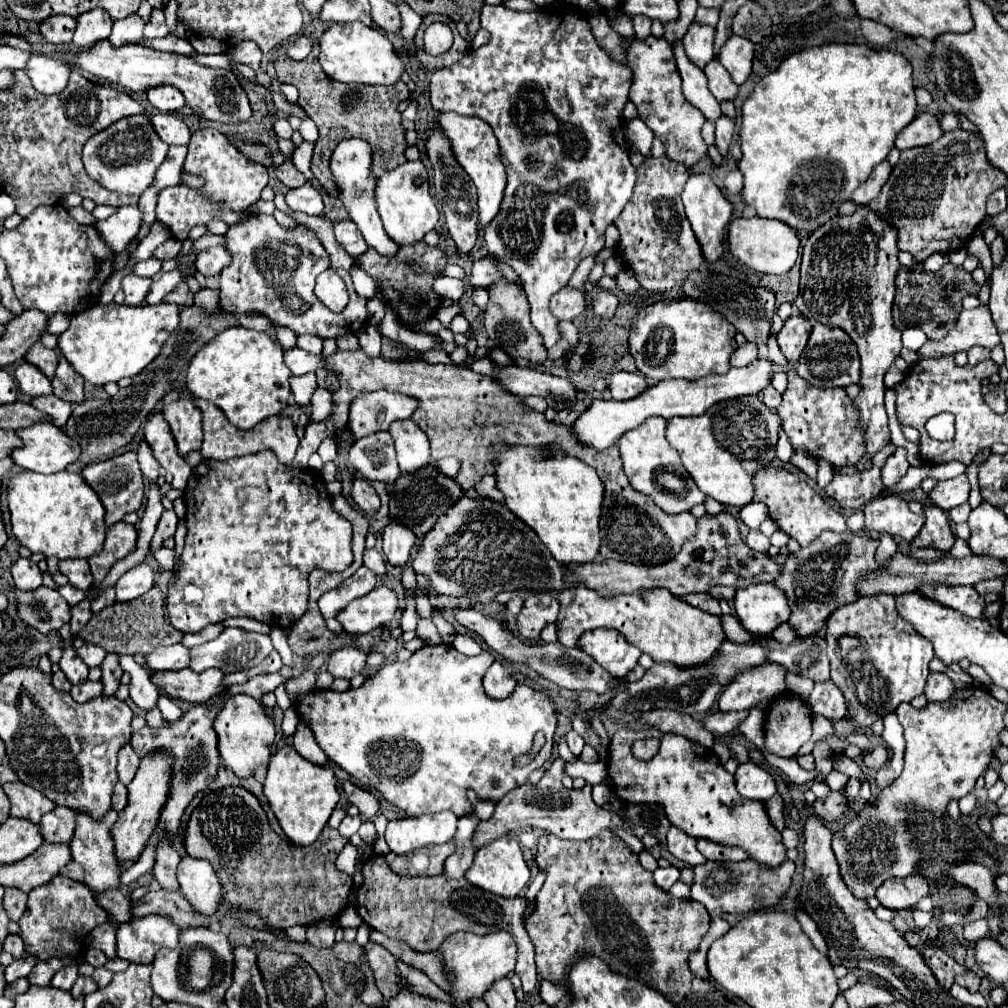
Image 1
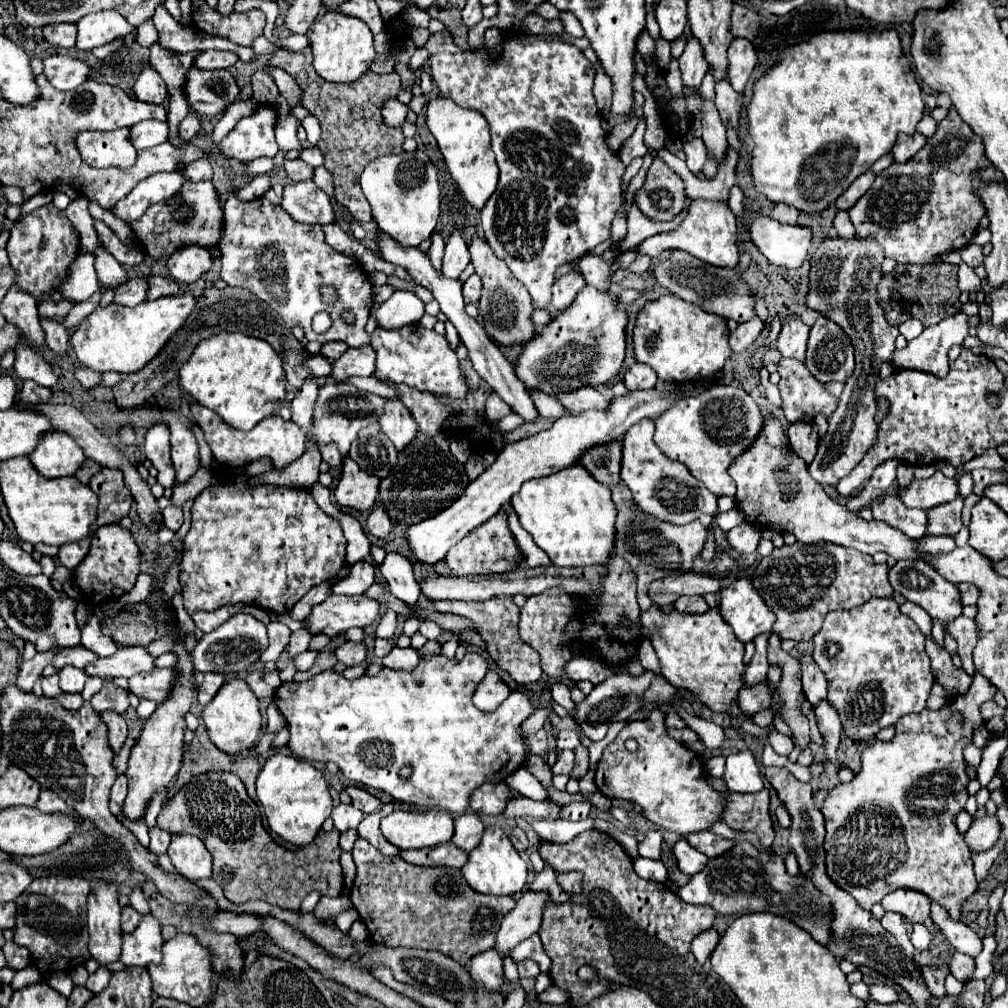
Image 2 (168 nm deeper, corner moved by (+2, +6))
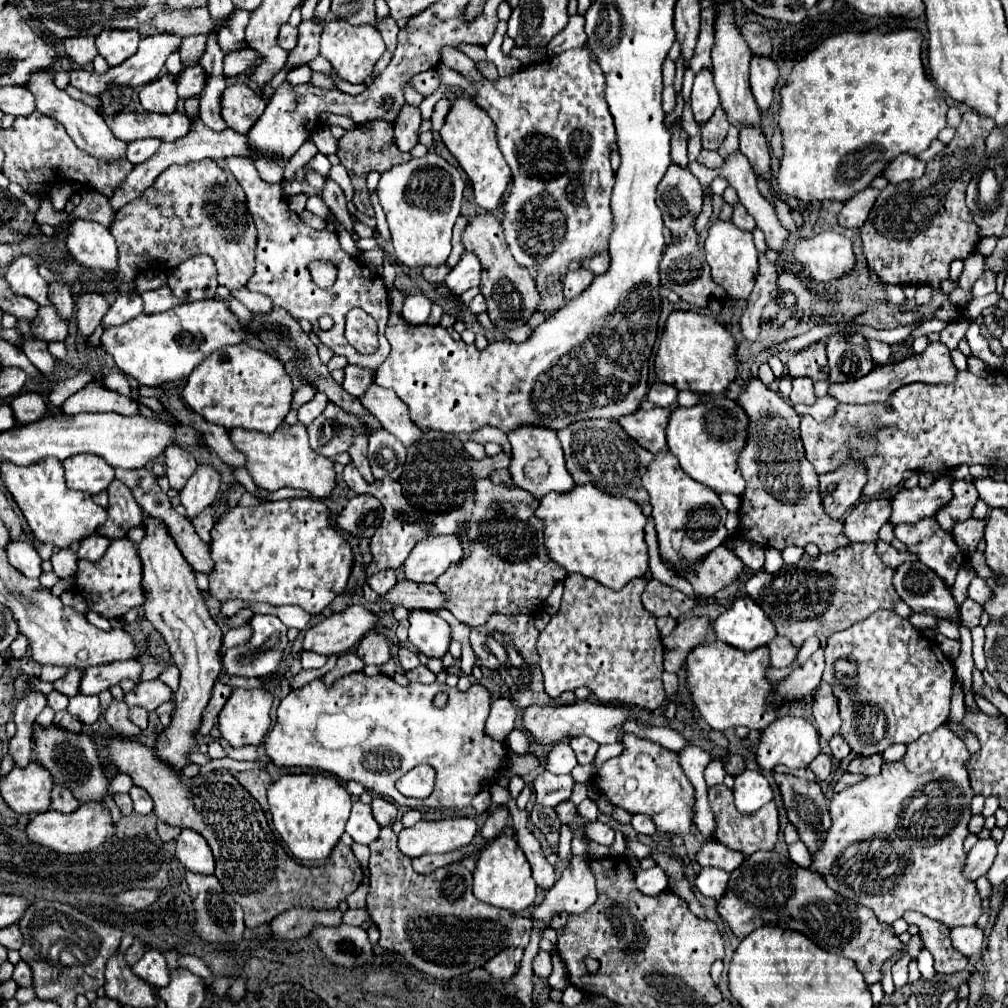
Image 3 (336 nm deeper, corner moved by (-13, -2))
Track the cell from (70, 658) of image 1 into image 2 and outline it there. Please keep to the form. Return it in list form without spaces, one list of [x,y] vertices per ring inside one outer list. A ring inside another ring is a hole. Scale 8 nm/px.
[[[65,666],[59,670],[59,678],[61,678],[61,690],[63,692],[81,692],[83,684],[85,684],[85,672],[73,666]]]

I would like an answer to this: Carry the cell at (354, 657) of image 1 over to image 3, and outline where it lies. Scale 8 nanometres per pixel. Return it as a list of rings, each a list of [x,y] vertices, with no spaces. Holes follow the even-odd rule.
[[[376,630],[366,632],[366,636],[358,642],[358,656],[362,658],[364,664],[382,666],[384,662],[388,662],[392,658],[392,654],[390,654],[390,644],[388,644],[386,636]]]

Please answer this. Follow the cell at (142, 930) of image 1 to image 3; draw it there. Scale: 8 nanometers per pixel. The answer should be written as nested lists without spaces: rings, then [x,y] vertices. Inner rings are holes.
[[[148,950],[134,966],[132,966],[132,972],[148,982],[152,988],[164,988],[170,980],[168,976],[168,966],[166,966],[166,958],[158,952],[158,950]]]

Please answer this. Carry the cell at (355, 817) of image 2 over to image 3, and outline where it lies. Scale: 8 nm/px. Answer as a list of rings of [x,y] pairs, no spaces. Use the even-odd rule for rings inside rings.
[[[354,802],[352,806],[352,814],[350,820],[346,824],[346,832],[352,836],[354,842],[370,846],[380,832],[378,822],[372,816],[372,808],[370,804],[362,804],[362,802]]]

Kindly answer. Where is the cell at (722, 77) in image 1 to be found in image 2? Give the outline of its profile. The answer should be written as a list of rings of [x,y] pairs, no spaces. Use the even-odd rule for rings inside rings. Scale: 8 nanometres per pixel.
[[[727,78],[715,84],[715,106],[721,114],[723,124],[731,124],[733,128],[739,126],[739,110],[741,110],[741,94],[735,92]]]

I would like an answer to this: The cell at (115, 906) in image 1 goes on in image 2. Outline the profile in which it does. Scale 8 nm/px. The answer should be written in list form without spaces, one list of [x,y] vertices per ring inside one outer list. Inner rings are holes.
[[[125,906],[121,910],[121,926],[123,926],[123,932],[133,932],[133,928],[137,928],[139,920],[141,920],[141,914],[133,906]]]

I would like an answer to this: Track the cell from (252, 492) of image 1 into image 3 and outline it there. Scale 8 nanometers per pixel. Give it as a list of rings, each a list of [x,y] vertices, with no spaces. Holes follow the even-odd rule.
[[[288,498],[256,508],[236,506],[224,512],[212,530],[210,554],[216,564],[216,572],[210,576],[210,594],[218,602],[240,598],[248,602],[268,602],[272,606],[298,604],[310,614],[320,614],[346,588],[354,562],[352,546],[332,526],[326,502],[312,498]]]

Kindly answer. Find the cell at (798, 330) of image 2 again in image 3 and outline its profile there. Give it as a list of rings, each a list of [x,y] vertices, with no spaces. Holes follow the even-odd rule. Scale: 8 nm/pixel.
[[[816,342],[812,346],[808,346],[806,350],[798,352],[796,356],[792,356],[786,364],[788,374],[792,378],[796,376],[808,376],[814,382],[816,380],[828,380],[828,364],[826,364],[826,344],[824,342]]]

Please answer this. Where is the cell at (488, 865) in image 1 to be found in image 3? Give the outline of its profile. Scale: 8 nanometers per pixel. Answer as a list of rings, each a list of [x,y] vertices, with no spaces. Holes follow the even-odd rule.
[[[498,836],[480,850],[472,876],[474,876],[474,896],[496,908],[520,914],[536,900],[536,882],[532,878],[530,864],[518,842],[510,836]]]

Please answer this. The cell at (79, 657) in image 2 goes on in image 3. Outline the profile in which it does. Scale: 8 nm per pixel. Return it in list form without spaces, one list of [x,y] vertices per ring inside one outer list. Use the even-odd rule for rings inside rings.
[[[72,668],[64,678],[60,678],[60,680],[54,682],[54,690],[60,692],[60,694],[64,694],[64,696],[68,696],[68,698],[72,698],[72,696],[78,694],[76,692],[78,684],[80,684],[80,670]]]

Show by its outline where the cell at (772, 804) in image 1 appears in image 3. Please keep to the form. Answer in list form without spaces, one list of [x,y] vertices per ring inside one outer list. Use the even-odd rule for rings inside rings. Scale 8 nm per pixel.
[[[724,784],[712,786],[708,790],[708,798],[710,798],[710,808],[712,808],[714,820],[716,820],[714,838],[720,844],[724,844],[736,852],[742,852],[744,856],[752,856],[758,850],[774,850],[776,840],[778,840],[778,810],[776,810],[774,800],[768,802],[758,812],[744,816],[742,812],[736,812],[736,808],[732,804],[732,790],[728,790]]]

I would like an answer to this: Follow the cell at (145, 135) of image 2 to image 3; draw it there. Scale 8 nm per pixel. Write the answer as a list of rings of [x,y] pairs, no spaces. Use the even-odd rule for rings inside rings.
[[[134,140],[128,142],[128,150],[126,150],[126,158],[136,166],[142,164],[144,160],[148,160],[156,148],[160,146],[160,140]]]

